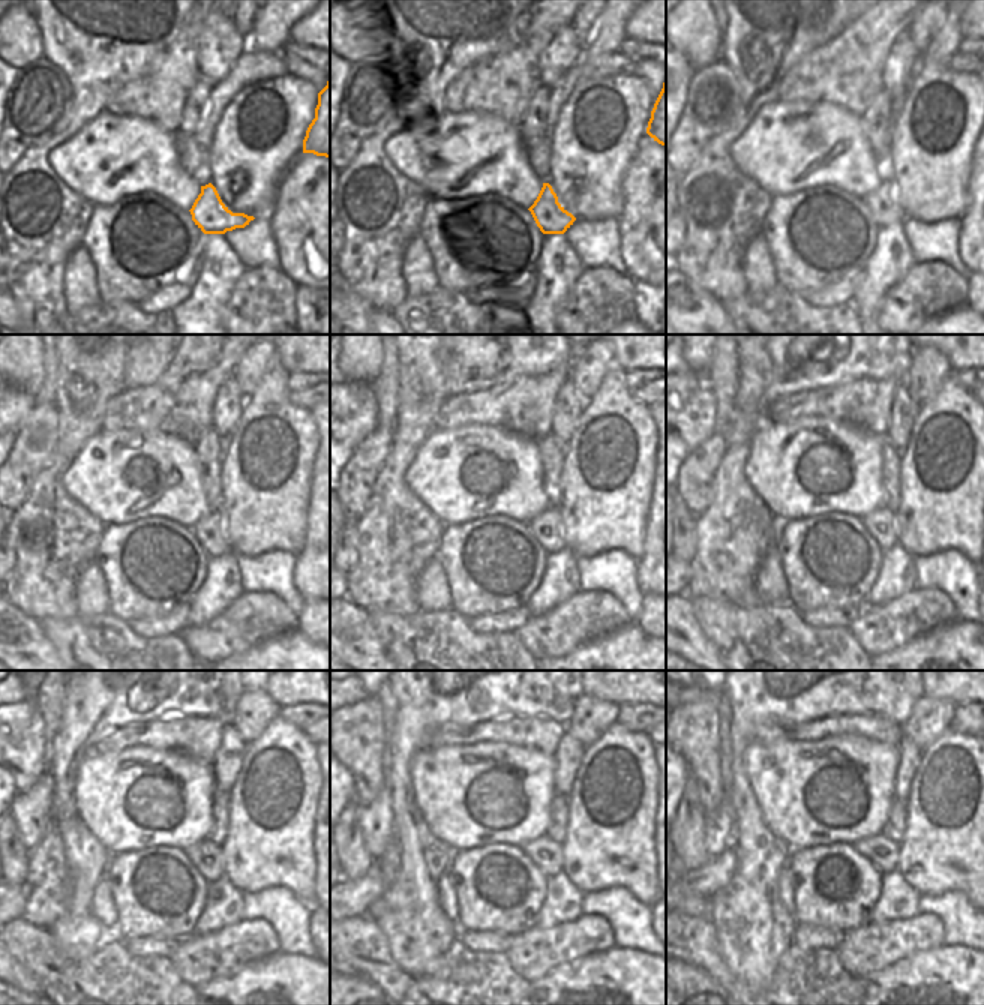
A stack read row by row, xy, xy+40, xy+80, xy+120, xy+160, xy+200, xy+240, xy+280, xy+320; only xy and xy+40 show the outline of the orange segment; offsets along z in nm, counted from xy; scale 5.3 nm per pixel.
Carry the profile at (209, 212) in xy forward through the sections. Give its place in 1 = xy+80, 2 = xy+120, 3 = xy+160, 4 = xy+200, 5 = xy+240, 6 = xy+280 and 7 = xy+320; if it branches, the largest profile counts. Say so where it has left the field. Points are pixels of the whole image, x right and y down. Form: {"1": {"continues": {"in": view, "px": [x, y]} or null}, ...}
{"1": {"continues": {"in": "xy+80", "px": [884, 207]}}, "2": {"continues": {"in": "xy+120", "px": [212, 539]}}, "3": {"continues": {"in": "xy+160", "px": [549, 537]}}, "4": {"continues": {"in": "xy+200", "px": [885, 537]}}, "5": {"continues": {"in": "xy+240", "px": [212, 870]}}, "6": {"continues": {"in": "xy+280", "px": [554, 866]}}, "7": {"continues": {"in": "xy+320", "px": [890, 864]}}}

